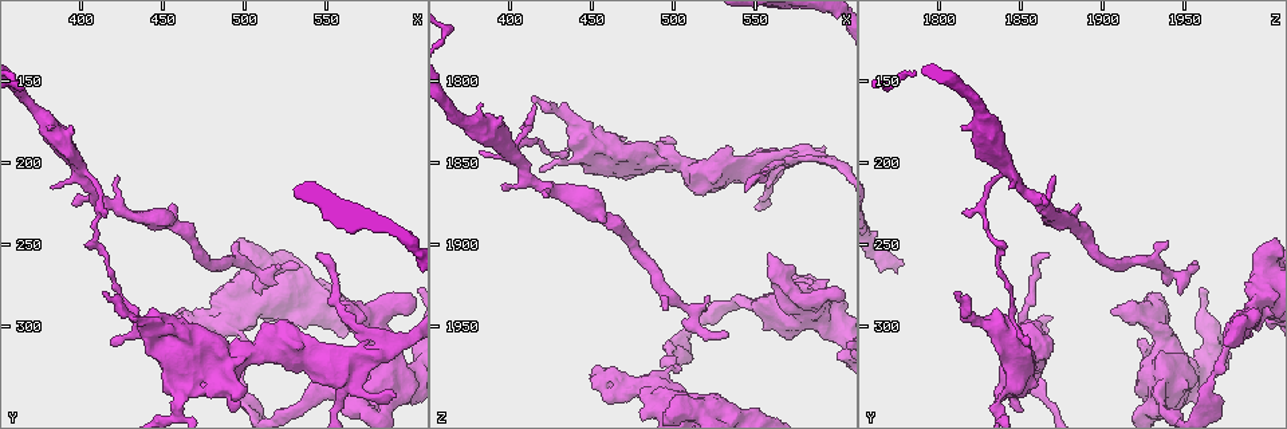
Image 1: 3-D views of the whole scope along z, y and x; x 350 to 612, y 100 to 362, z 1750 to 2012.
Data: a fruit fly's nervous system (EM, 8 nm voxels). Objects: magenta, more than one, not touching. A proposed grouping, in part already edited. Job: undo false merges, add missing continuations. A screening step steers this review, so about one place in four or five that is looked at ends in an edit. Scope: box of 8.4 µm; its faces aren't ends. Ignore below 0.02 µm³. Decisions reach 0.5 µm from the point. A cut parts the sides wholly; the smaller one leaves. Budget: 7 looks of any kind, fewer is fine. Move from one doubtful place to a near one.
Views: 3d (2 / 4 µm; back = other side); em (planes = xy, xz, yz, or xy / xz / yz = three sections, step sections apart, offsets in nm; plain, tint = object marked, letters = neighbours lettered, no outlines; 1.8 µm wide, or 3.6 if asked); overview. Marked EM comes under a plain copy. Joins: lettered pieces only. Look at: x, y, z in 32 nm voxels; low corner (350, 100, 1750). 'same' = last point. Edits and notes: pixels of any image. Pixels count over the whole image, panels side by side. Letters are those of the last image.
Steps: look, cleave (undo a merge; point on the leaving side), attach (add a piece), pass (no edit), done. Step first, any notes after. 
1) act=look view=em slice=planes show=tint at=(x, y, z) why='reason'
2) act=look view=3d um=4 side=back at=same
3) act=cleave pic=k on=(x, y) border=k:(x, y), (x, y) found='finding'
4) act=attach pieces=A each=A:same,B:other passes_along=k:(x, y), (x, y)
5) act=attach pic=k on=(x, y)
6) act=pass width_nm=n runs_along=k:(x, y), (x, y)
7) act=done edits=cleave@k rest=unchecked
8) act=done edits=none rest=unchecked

act=look view=em slice=xy step=16 show=tint at=(378, 172, 1824) why='calibre changes'

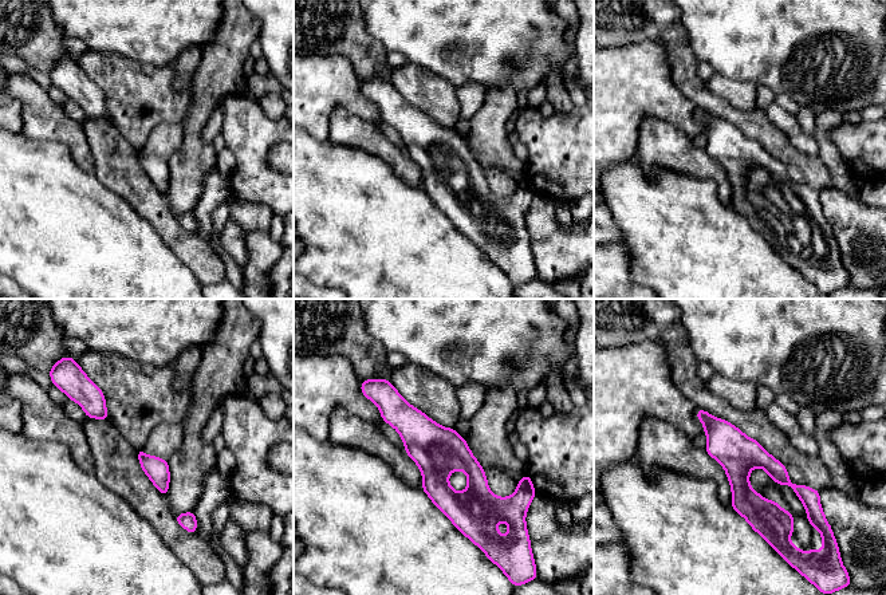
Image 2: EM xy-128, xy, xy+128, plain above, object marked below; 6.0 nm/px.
act=look view=em slice=yz step=16 show=tint at=same why='cut it another way'

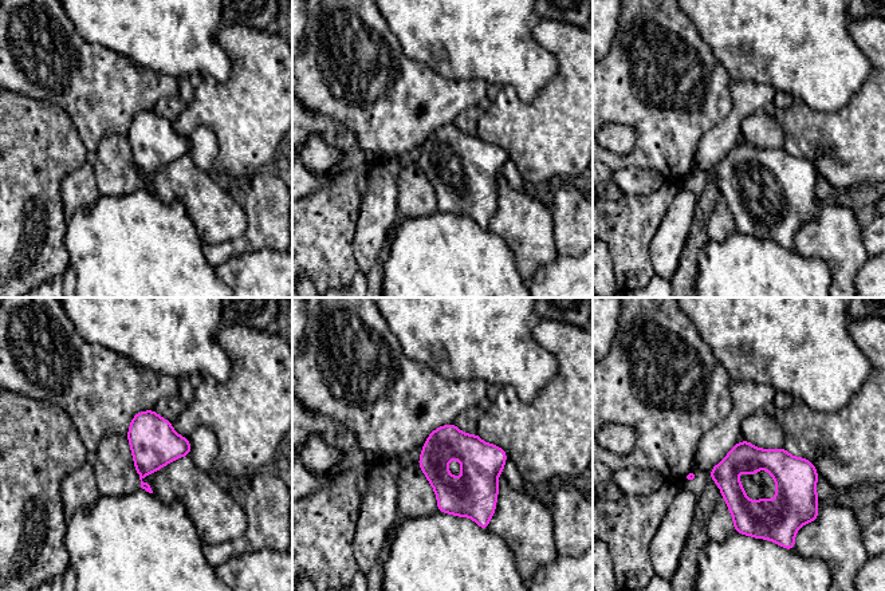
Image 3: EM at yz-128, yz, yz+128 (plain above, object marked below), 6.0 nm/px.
act=look view=em slice=yz step=16 show=letters at=same

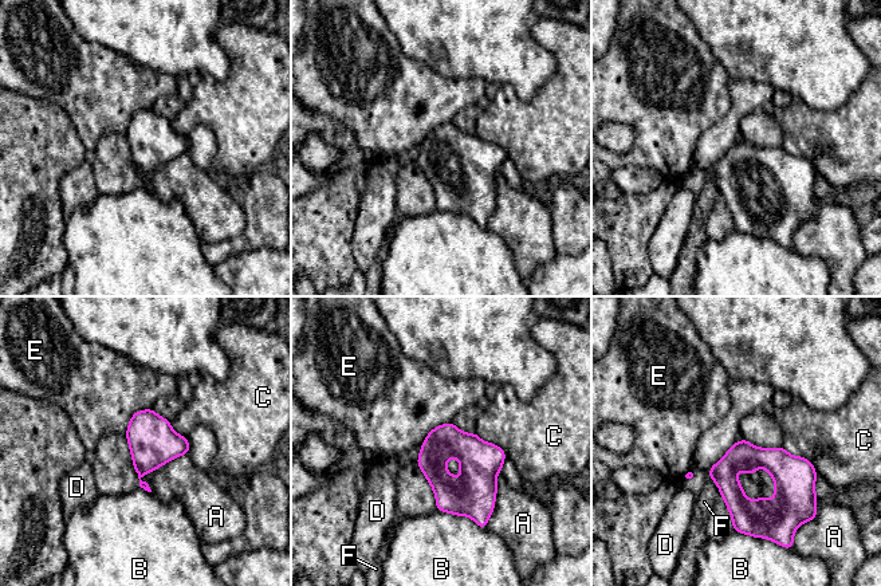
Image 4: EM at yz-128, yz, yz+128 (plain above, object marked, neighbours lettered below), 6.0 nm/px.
act=pass each=A:other,B:other,C:other,D:other,E:other,F:other border=4:(152, 408), (137, 411), (125, 432) found='all the same cell'

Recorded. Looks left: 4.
act=look view=em um=3.6 slice=xz step=4 show=tint at=(552, 338, 1938) why='small branch off a trunk'

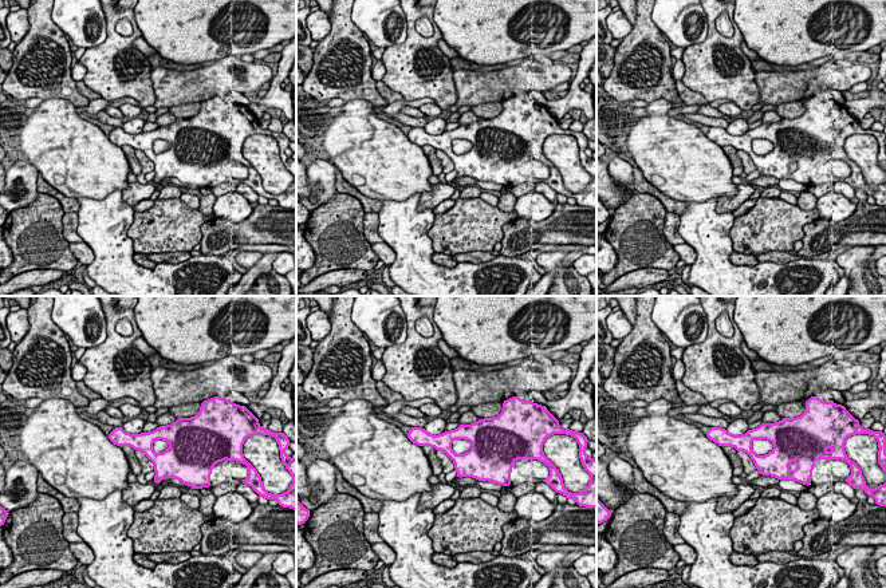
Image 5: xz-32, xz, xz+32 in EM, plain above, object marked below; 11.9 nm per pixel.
act=look view=em um=3.6 slice=planes show=letters at=same

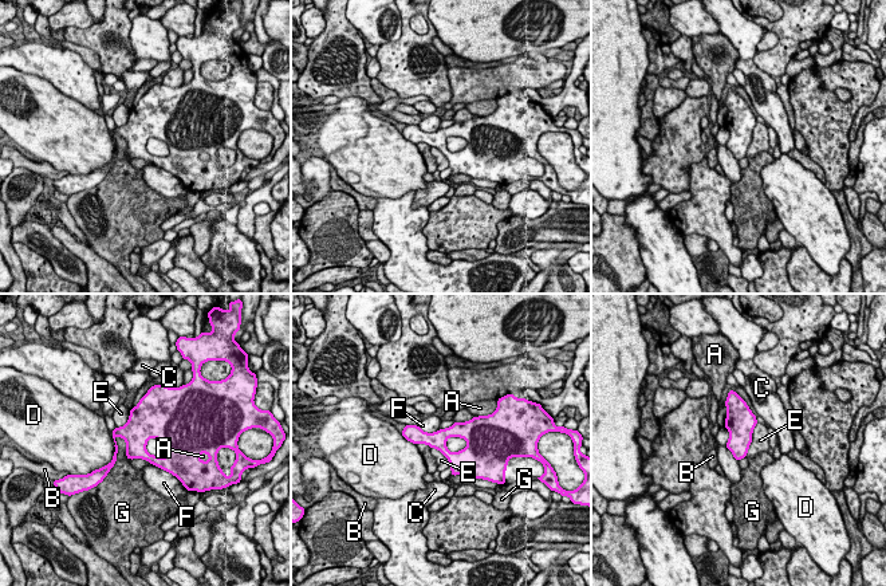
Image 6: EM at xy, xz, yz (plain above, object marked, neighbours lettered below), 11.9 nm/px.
act=pass width_nm=220 each=A:other,B:other,C:other,D:other,E:other,F:other,G:other border=6:(757, 423), (745, 456) found='continuous, no second cell'

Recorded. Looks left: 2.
act=look view=em um=3.6 slice=planes show=letters at=(588, 304, 1846) why='an open end'

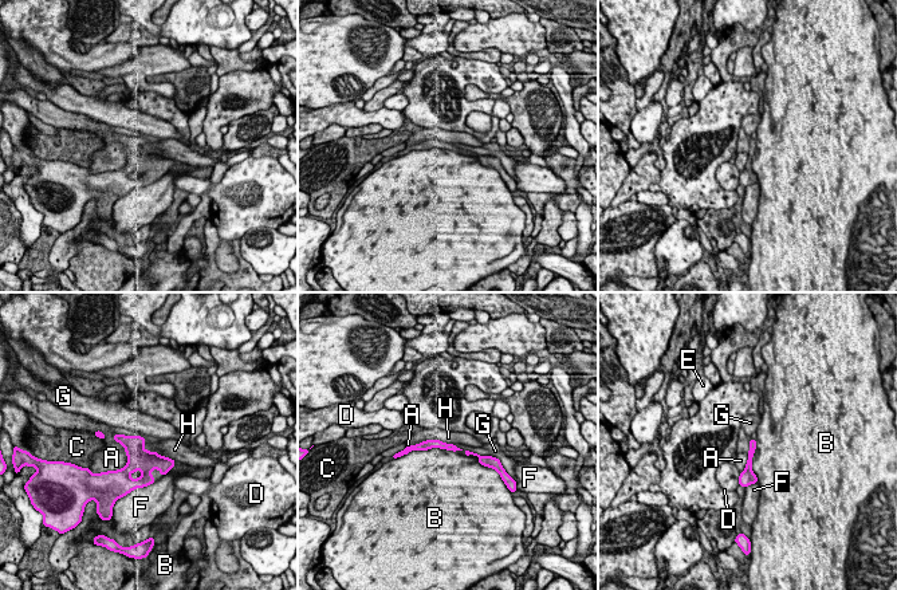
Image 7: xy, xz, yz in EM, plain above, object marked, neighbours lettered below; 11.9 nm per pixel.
act=pass each=A:other,B:other,C:other,D:other,E:other,F:other,G:other,H:other runs_along=7:(410, 448), (440, 444), (483, 460) found='none of them fits'

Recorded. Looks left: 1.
act=done edits=none rest=unchecked

